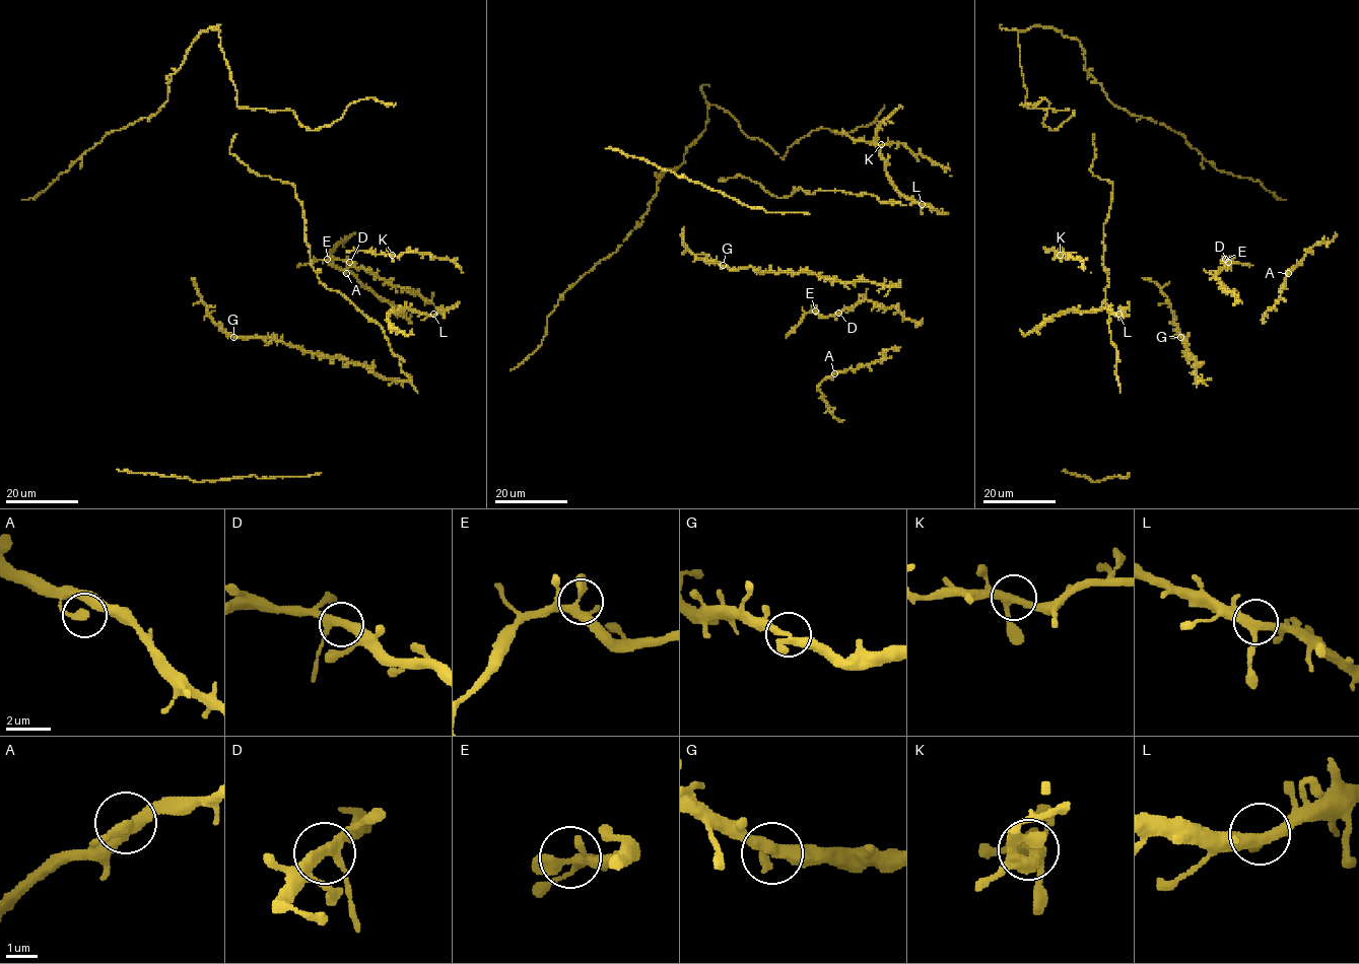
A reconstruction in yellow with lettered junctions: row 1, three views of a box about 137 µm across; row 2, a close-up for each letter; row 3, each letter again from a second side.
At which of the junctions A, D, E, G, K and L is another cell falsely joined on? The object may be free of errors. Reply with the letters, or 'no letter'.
no letter

